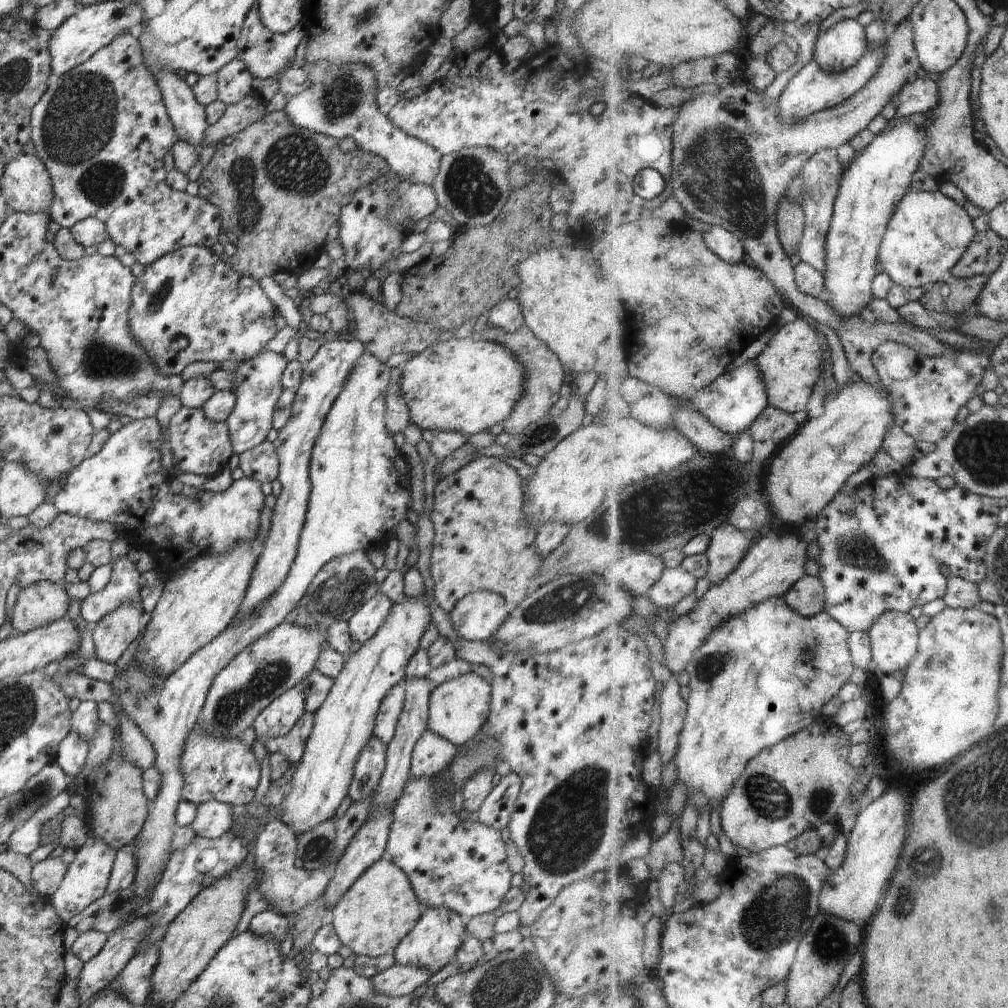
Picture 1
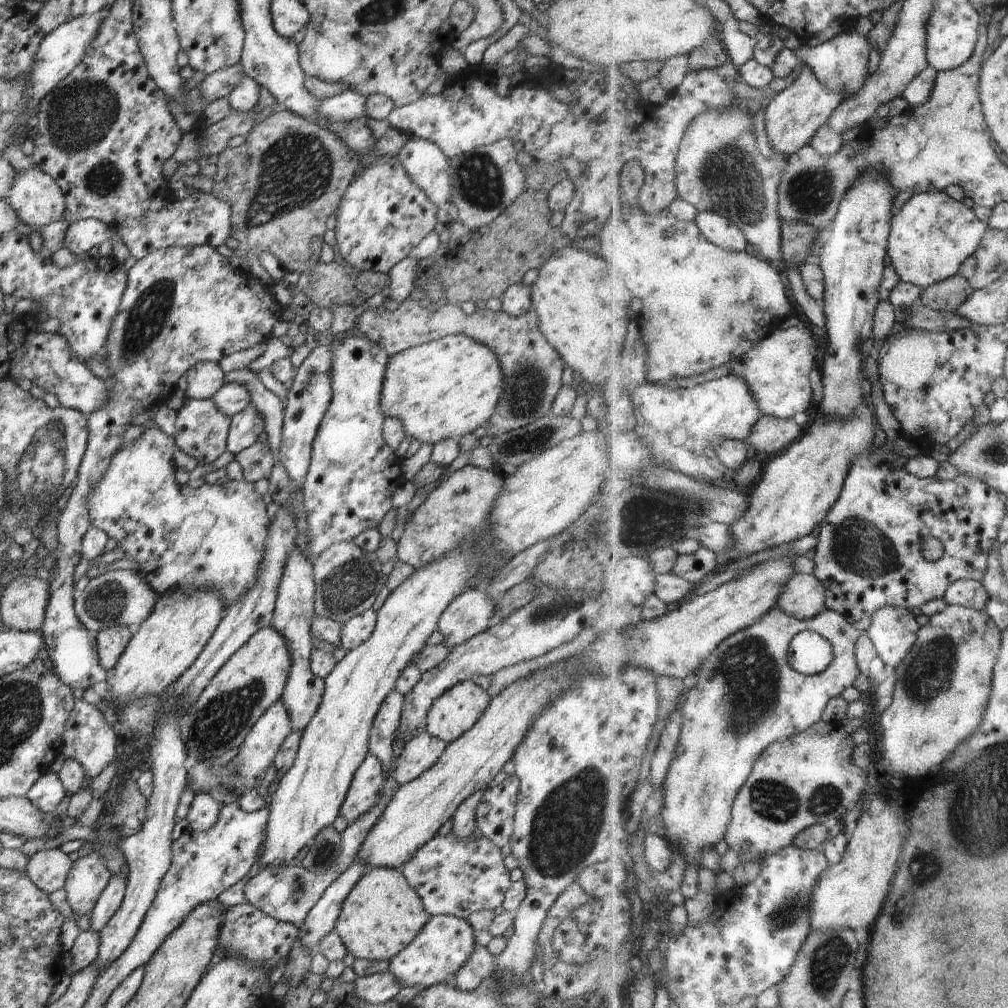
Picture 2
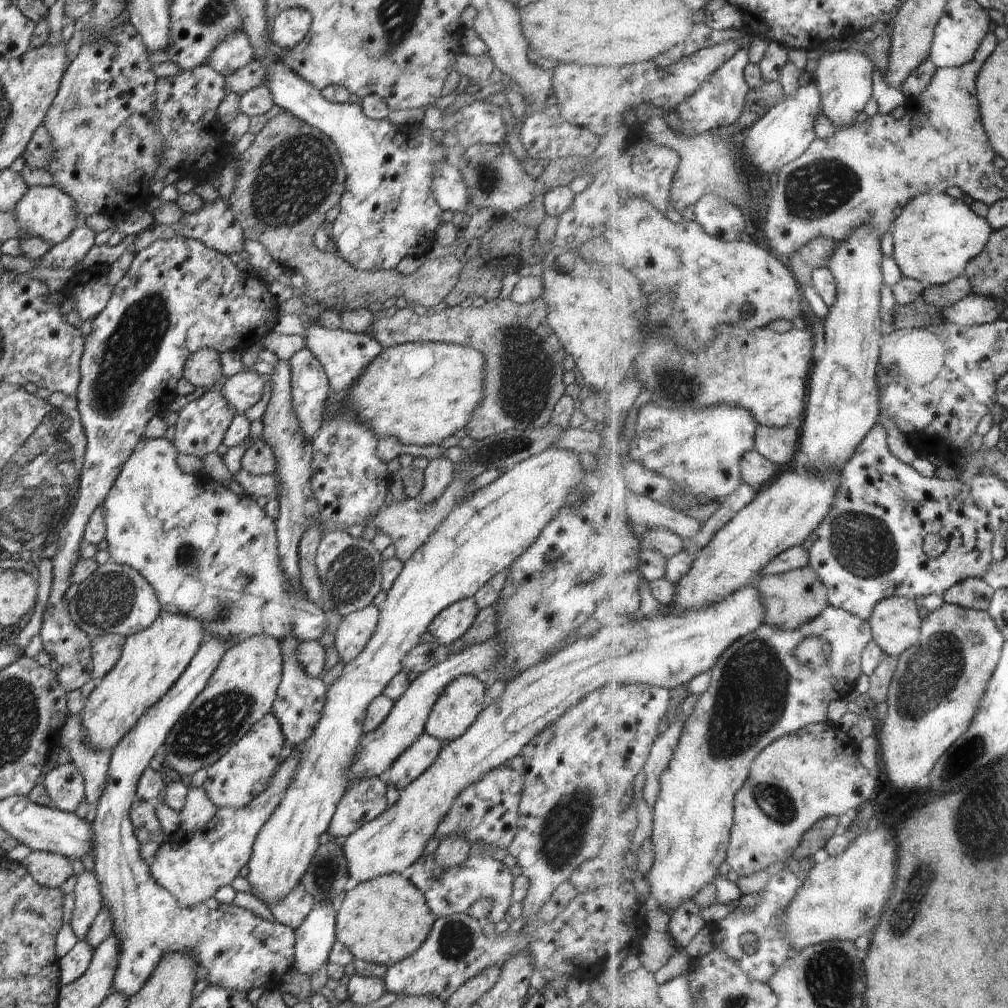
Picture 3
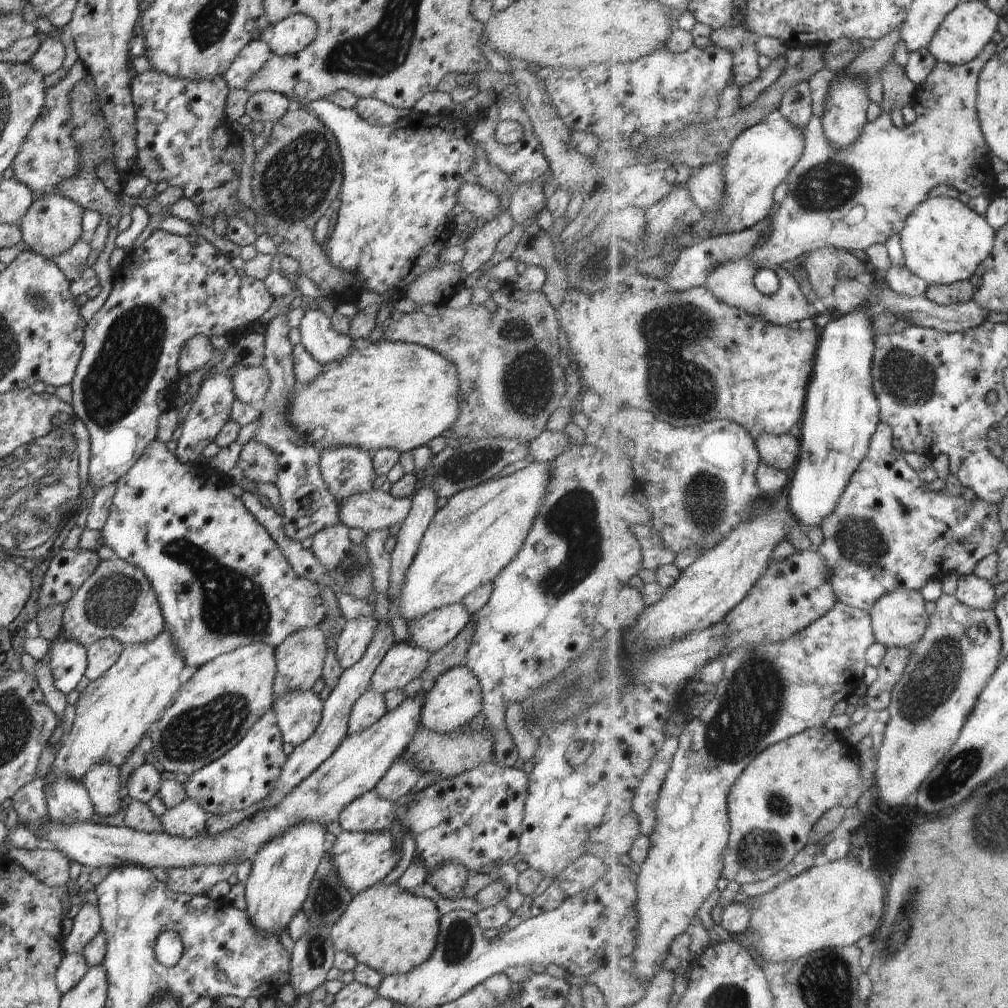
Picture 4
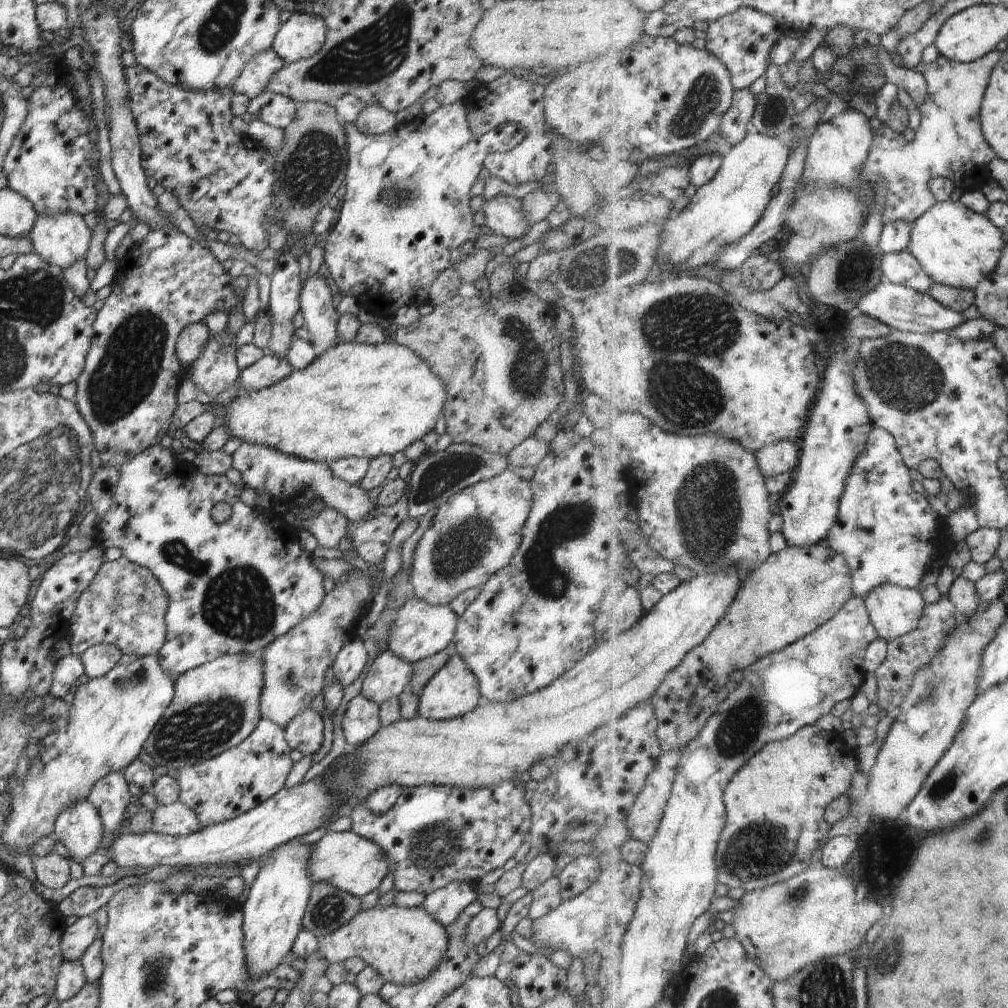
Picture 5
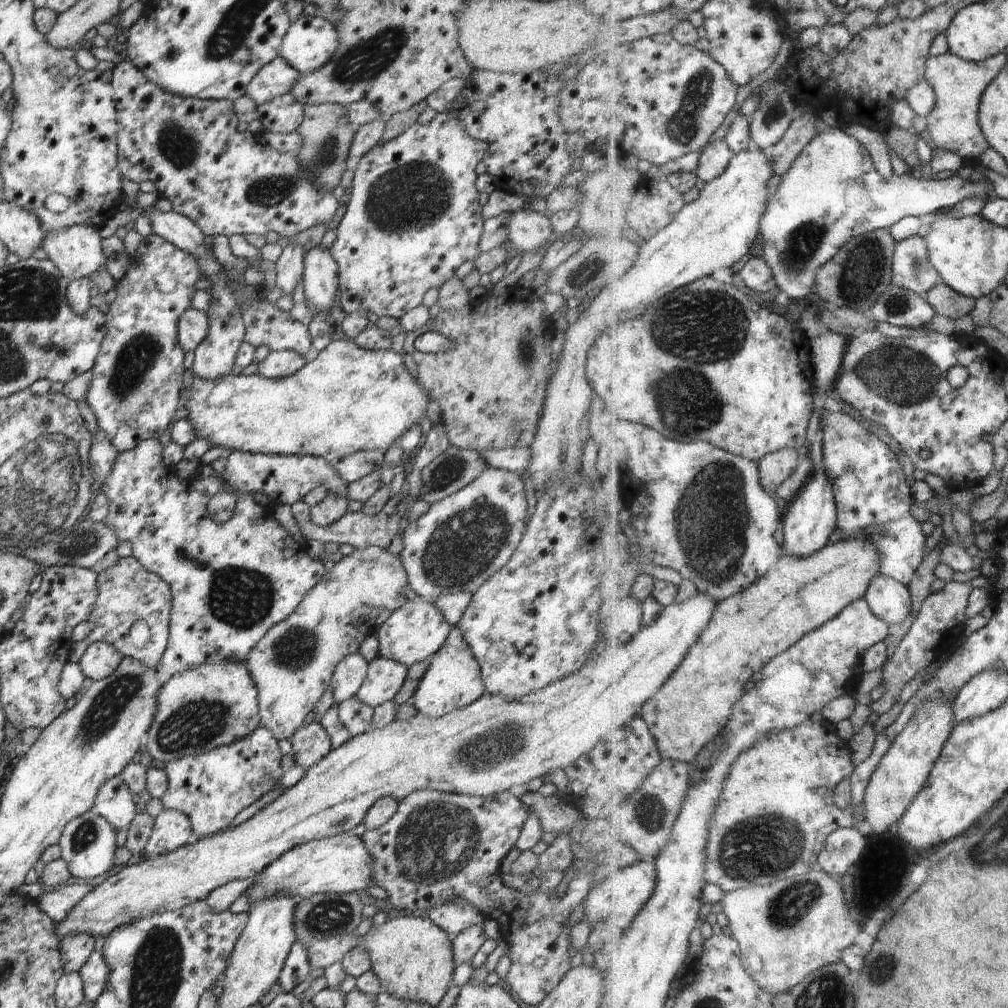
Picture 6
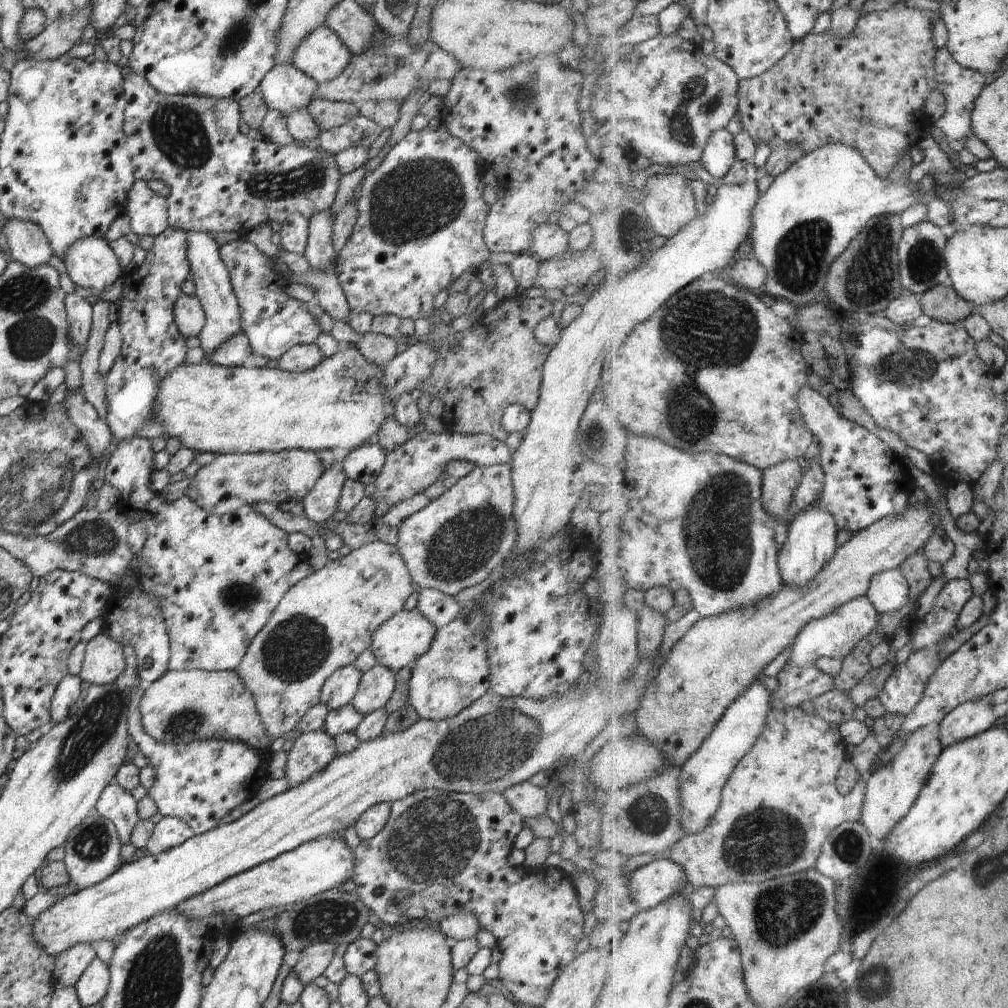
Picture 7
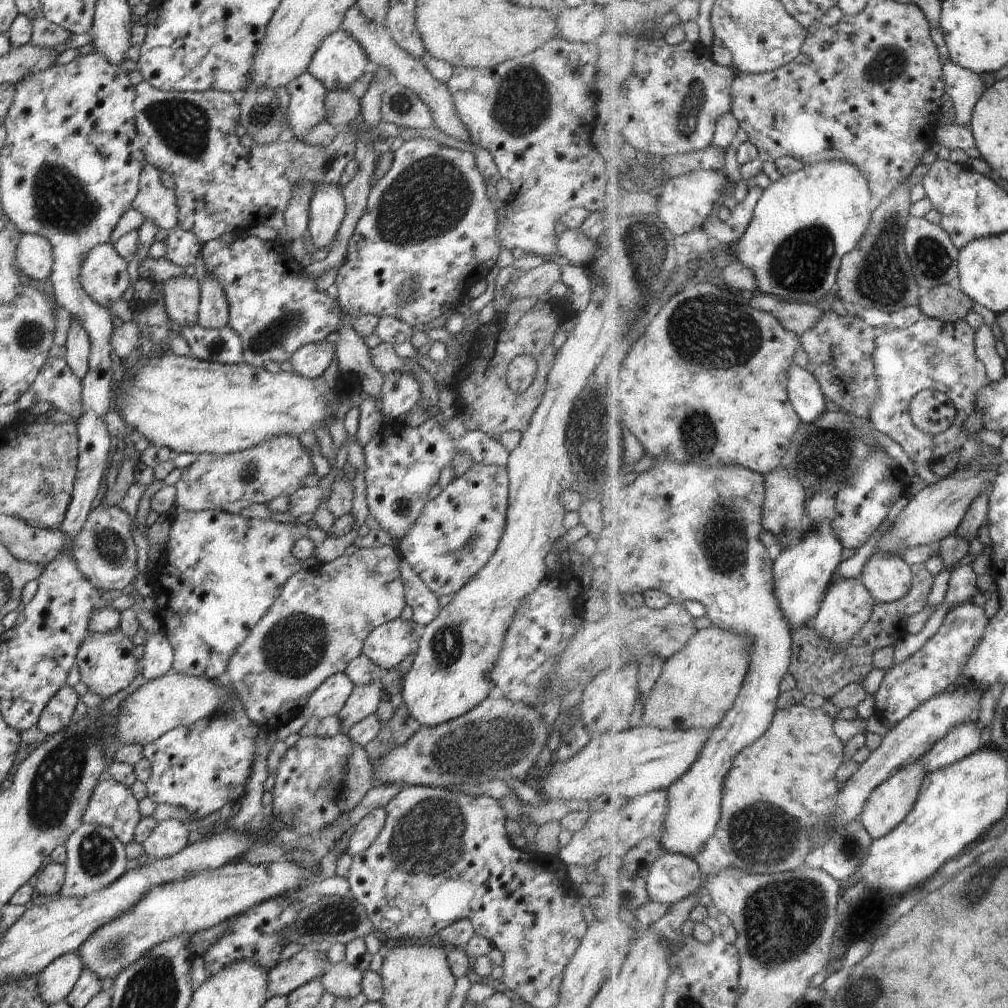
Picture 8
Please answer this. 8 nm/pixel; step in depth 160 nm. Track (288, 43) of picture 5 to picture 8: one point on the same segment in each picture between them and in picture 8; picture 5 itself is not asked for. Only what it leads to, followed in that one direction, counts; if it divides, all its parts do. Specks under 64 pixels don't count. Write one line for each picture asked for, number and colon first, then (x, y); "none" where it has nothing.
6: (309, 43)
7: (322, 55)
8: (339, 61)

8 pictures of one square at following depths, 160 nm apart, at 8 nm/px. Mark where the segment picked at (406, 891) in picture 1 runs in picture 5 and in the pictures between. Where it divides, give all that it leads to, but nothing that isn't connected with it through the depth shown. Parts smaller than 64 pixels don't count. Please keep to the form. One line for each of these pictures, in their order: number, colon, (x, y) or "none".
2: (382, 914)
3: (382, 921)
4: (392, 931)
5: (405, 945)

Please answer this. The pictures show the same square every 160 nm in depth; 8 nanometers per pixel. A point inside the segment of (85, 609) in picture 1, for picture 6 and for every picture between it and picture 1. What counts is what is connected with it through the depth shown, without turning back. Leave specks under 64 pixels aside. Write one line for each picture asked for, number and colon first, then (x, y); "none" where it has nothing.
2: (122, 597)
3: (116, 599)
4: (117, 601)
5: (125, 605)
6: (127, 592)

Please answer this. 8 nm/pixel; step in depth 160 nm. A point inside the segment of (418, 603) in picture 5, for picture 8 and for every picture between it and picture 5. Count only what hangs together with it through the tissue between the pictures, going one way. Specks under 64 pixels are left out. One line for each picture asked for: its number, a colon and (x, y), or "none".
6: (416, 630)
7: (403, 638)
8: (387, 645)

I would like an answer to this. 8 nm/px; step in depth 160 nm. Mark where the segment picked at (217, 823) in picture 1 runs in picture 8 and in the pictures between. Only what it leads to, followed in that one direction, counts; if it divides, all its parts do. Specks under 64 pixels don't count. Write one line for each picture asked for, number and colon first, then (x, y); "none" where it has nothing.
2: (204, 809)
3: (198, 810)
4: (188, 819)
5: (175, 819)
6: (171, 830)
7: (170, 832)
8: (169, 837)

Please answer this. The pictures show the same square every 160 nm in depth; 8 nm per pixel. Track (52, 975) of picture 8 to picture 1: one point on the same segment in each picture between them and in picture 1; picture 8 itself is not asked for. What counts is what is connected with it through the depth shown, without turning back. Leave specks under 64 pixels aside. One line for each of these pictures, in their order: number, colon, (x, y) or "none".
1: (86, 879)
2: (88, 877)
3: (88, 900)
4: (87, 923)
5: (76, 939)
6: (74, 950)
7: (70, 965)

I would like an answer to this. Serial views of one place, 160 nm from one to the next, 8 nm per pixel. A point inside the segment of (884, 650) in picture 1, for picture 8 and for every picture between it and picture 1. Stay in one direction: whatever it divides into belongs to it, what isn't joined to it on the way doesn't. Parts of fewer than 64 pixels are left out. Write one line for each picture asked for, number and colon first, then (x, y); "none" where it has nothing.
2: (895, 630)
3: (897, 625)
4: (900, 619)
5: (896, 610)
6: (891, 600)
7: (890, 591)
8: (888, 575)

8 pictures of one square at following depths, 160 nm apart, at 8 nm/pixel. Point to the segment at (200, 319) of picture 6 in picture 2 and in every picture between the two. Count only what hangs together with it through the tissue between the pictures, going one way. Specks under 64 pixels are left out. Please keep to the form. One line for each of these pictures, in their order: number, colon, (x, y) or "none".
2: (204, 379)
3: (203, 368)
4: (196, 352)
5: (193, 338)

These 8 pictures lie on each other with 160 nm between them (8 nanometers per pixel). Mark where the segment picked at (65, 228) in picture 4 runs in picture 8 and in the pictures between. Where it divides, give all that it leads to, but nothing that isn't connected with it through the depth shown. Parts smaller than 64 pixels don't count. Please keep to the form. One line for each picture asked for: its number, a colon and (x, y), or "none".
5: (61, 239)
6: (76, 251)
7: (91, 263)
8: (103, 275)

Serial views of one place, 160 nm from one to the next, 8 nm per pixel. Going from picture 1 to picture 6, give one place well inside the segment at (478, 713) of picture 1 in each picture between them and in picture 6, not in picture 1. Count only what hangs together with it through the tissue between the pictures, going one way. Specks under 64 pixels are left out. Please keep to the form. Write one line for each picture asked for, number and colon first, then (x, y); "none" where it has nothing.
2: (453, 713)
3: (456, 709)
4: (455, 697)
5: (453, 691)
6: (452, 681)

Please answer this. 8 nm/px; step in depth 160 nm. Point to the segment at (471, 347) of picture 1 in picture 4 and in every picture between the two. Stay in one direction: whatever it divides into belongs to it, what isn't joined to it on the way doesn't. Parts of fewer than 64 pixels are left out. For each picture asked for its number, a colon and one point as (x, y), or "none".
2: (446, 388)
3: (421, 393)
4: (387, 395)

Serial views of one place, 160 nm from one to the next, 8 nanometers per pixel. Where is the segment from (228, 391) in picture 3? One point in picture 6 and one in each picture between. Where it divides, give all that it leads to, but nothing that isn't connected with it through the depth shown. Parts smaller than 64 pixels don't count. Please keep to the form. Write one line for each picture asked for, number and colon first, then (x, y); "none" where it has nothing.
4: (250, 384)
5: (270, 369)
6: (278, 364)

